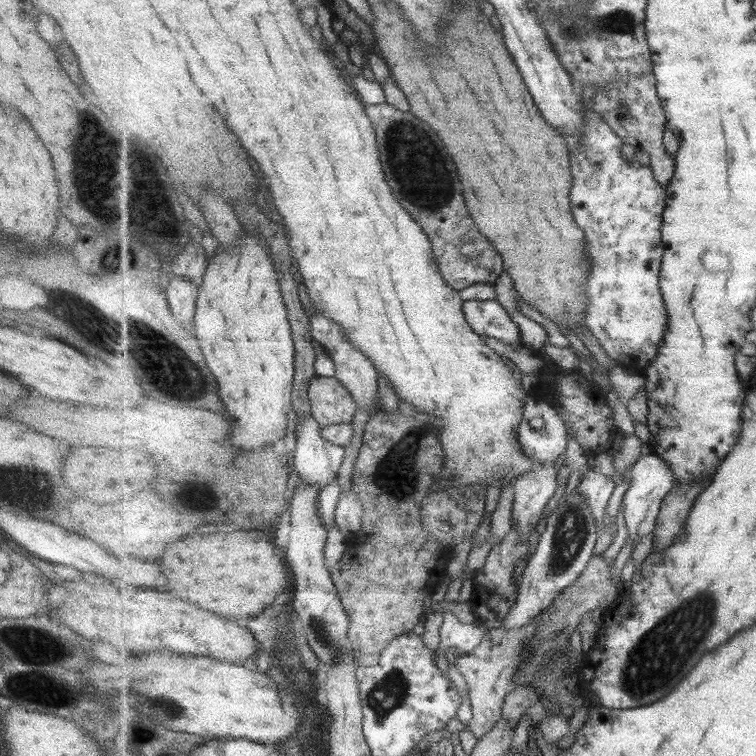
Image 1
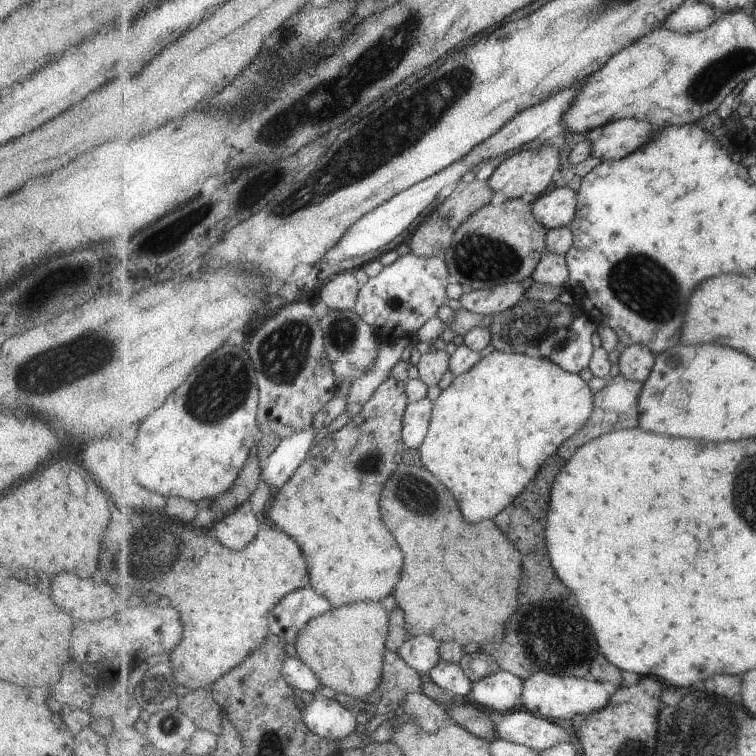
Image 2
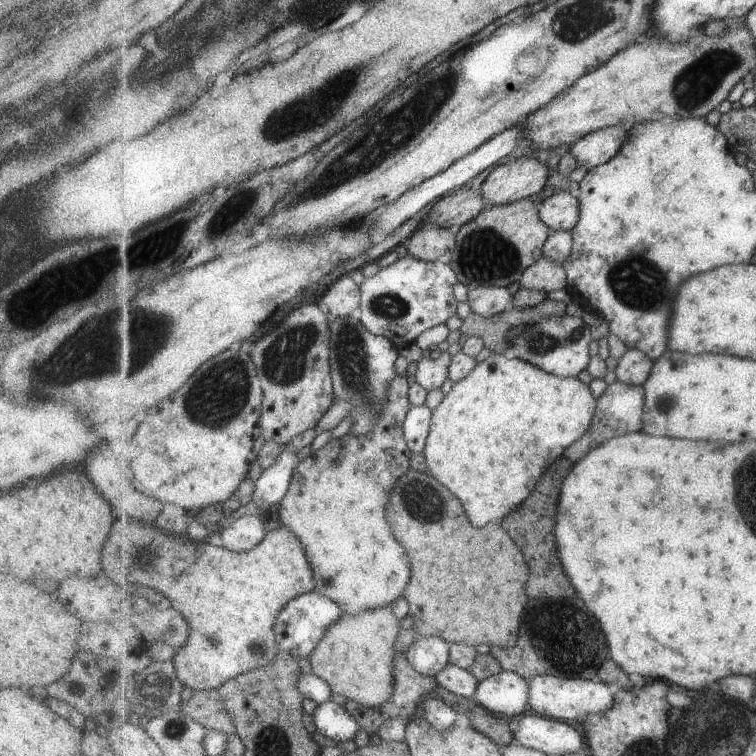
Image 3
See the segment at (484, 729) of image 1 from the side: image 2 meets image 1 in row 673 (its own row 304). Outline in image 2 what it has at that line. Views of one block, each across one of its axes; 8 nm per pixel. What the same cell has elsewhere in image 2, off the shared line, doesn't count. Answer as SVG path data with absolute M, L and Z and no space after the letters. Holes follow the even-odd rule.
M505 283L494 289L469 290L459 298L461 308L481 315L497 315L519 304L526 296L529 283Z

